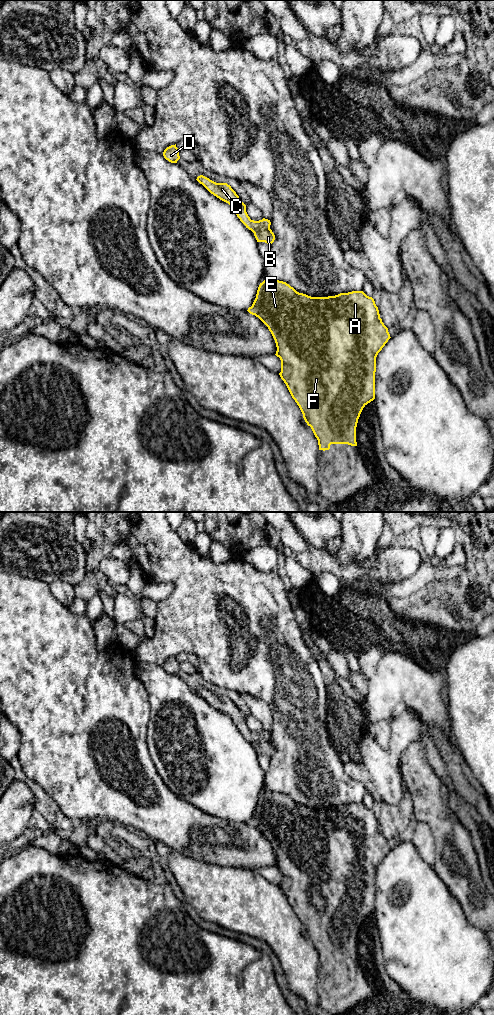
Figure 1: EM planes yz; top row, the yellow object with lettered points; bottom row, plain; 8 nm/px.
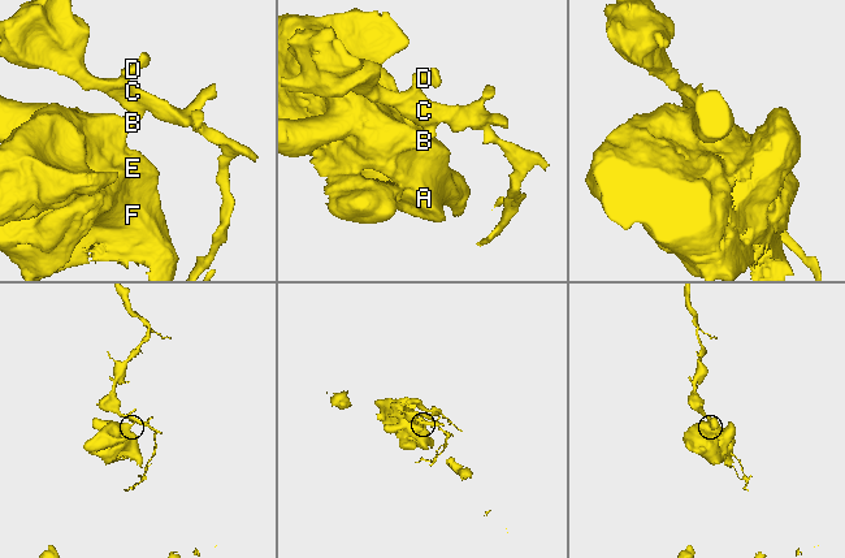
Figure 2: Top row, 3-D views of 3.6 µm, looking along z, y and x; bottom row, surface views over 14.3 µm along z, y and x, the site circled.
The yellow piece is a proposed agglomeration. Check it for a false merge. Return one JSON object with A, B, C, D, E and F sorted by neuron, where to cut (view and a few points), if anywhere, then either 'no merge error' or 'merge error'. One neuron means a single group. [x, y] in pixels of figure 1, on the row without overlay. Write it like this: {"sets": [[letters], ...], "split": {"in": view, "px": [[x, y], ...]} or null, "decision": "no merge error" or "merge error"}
{"sets": [["A", "B", "E", "F"], ["C", "D"]], "split": {"in": "yz", "px": [[269, 739], [256, 741], [253, 744]]}, "decision": "merge error"}

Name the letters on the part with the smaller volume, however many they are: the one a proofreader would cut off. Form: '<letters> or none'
C, D

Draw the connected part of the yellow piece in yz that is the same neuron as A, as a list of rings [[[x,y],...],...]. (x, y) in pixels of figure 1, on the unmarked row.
[[[266,790],[262,795],[260,795],[256,810],[252,818],[249,819],[247,823],[258,829],[271,844],[277,859],[275,867],[281,872],[281,884],[279,887],[286,896],[292,910],[299,918],[305,934],[311,939],[315,949],[317,950],[319,962],[329,962],[331,956],[348,956],[351,958],[357,958],[356,939],[358,931],[363,920],[375,911],[376,869],[391,850],[388,840],[384,837],[382,831],[380,830],[379,822],[374,811],[367,808],[363,803],[340,805],[338,807],[328,809],[311,809],[297,804],[286,794]]]

